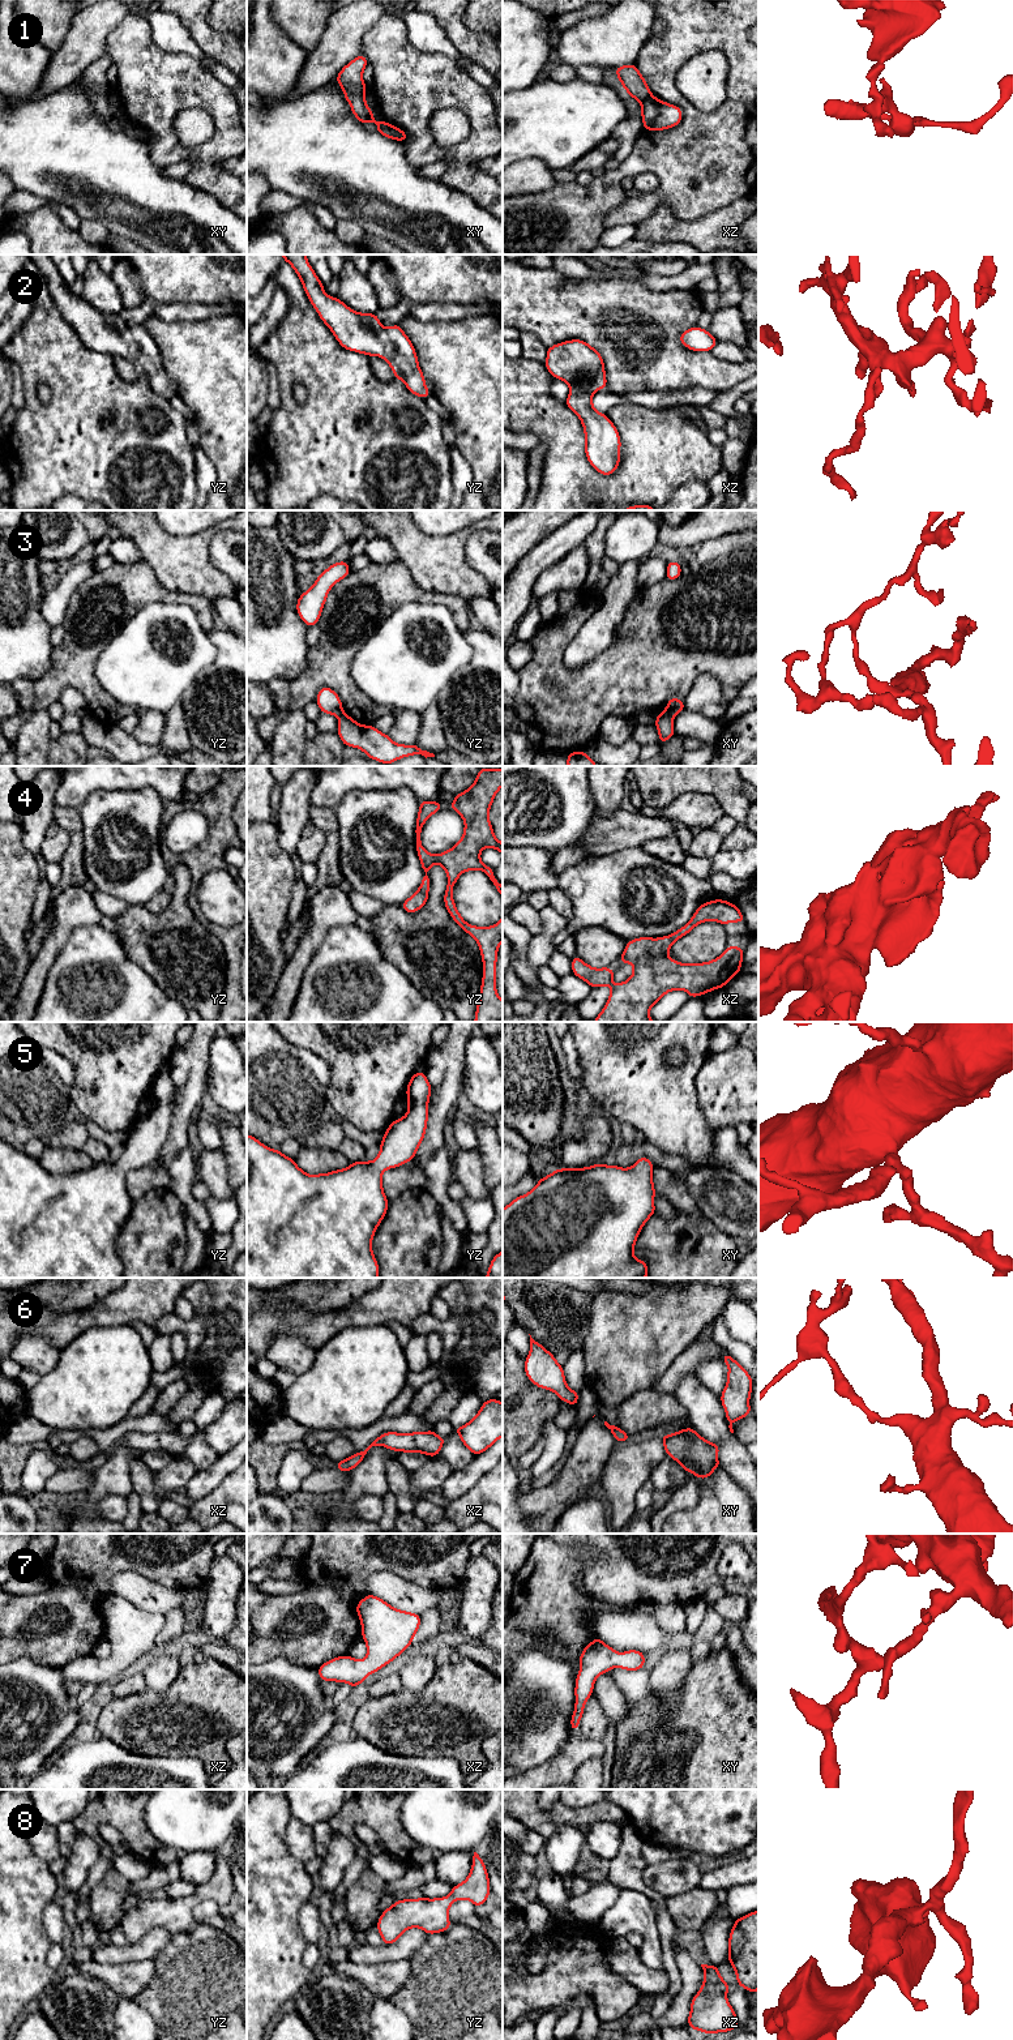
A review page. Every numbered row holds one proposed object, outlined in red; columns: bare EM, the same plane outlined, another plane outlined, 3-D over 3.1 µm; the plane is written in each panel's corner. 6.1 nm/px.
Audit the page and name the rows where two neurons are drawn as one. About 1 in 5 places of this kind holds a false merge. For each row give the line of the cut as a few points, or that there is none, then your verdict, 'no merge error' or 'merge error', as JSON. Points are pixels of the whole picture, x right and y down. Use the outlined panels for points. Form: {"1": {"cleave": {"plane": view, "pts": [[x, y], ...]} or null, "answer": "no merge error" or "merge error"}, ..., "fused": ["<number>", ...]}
{"1": {"cleave": {"plane": "xy", "pts": [[392, 127], [392, 135], [396, 139]]}, "answer": "merge error"}, "2": {"cleave": null, "answer": "no merge error"}, "3": {"cleave": {"plane": "xy", "pts": [[665, 710], [672, 717]]}, "answer": "merge error"}, "4": {"cleave": null, "answer": "no merge error"}, "5": {"cleave": null, "answer": "no merge error"}, "6": {"cleave": null, "answer": "no merge error"}, "7": {"cleave": null, "answer": "no merge error"}, "8": {"cleave": null, "answer": "no merge error"}, "fused": ["1", "3"]}

